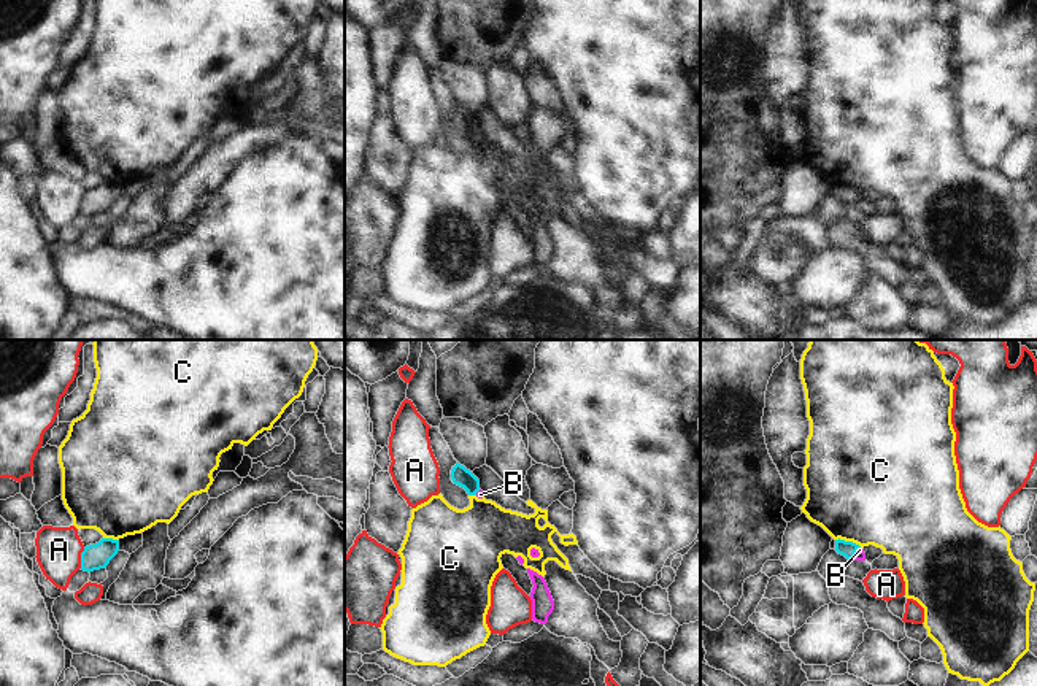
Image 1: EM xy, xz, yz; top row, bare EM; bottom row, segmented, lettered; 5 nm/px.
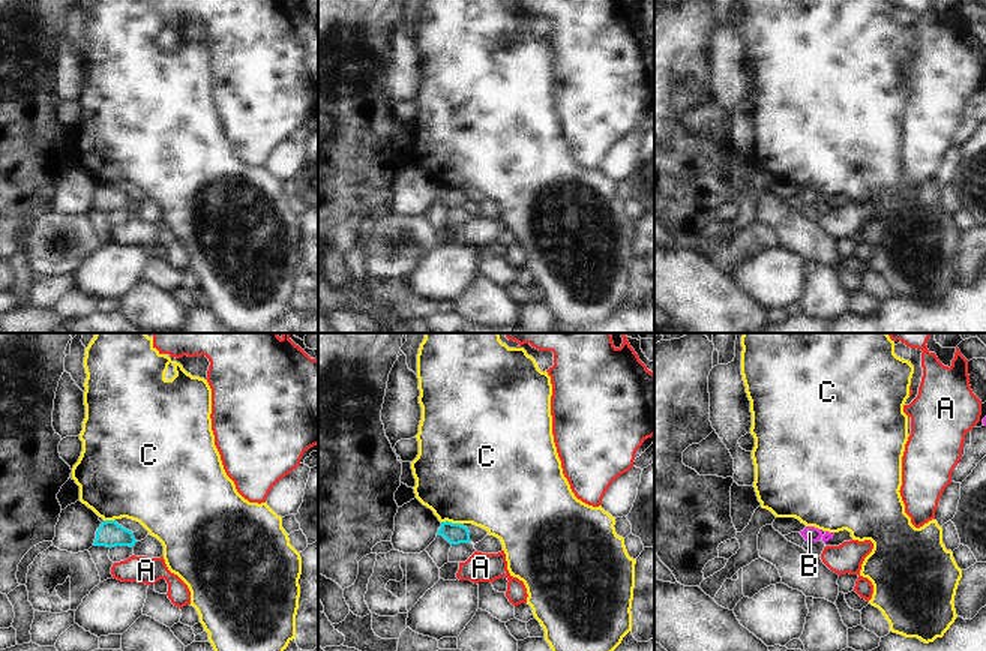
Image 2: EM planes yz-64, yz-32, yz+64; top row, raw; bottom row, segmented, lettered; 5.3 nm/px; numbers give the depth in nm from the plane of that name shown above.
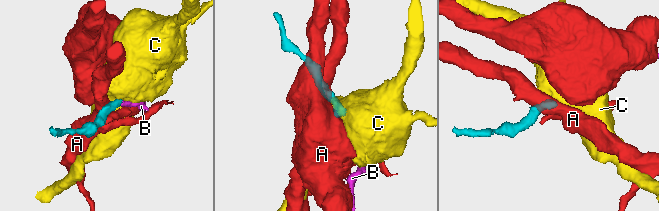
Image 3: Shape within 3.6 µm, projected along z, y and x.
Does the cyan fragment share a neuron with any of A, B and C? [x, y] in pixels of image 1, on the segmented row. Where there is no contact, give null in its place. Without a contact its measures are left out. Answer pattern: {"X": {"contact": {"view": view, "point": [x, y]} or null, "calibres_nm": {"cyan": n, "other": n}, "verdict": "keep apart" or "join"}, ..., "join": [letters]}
{"A": {"contact": {"view": "xy", "point": [81, 558]}, "calibres_nm": {"cyan": 130, "other": 220}, "verdict": "keep apart"}, "B": {"contact": {"view": "yz", "point": [855, 553]}, "calibres_nm": {"cyan": 80, "other": 50}, "verdict": "join"}, "C": {"contact": {"view": "yz", "point": [848, 542]}, "calibres_nm": {"cyan": 80, "other": 480}, "verdict": "keep apart"}, "join": ["B"]}

